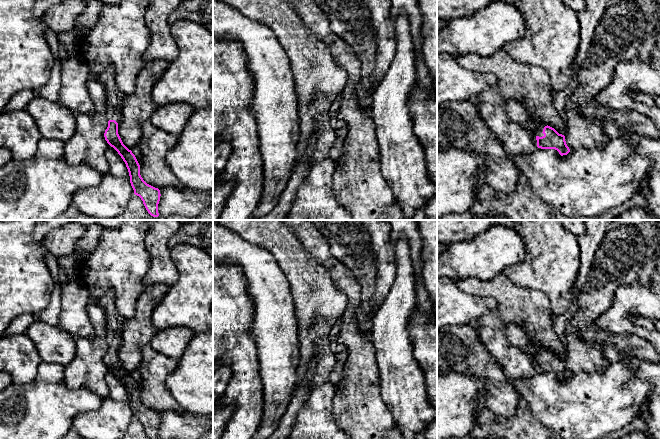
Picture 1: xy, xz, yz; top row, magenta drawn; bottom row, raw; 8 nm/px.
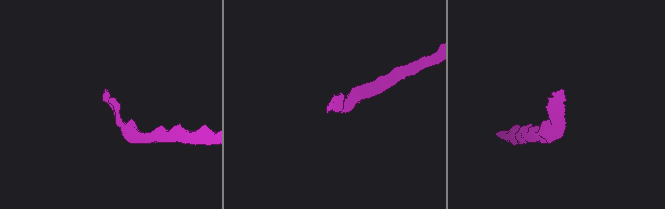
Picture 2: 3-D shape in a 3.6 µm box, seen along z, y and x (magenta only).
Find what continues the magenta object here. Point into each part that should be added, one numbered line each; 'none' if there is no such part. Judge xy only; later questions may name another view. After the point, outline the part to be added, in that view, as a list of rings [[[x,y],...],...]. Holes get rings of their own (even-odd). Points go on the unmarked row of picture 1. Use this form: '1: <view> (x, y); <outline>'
1: xy (114, 320); [[[109,292],[99,298],[96,302],[106,313],[106,341],[107,344],[115,344],[117,347],[122,341],[123,325],[125,318],[115,309],[114,293]]]

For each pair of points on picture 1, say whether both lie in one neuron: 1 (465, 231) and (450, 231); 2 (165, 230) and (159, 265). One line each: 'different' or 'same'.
1: same
2: same

